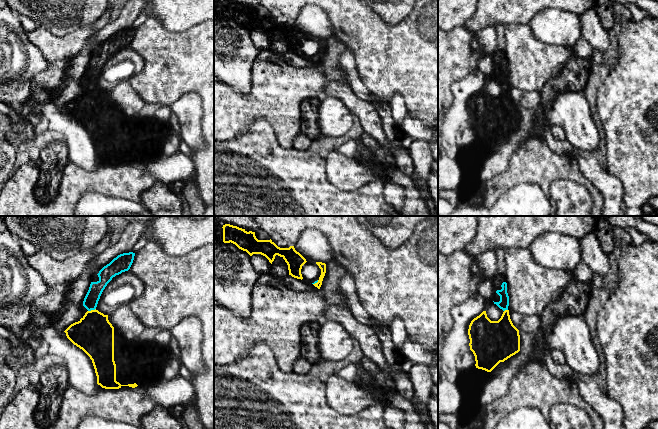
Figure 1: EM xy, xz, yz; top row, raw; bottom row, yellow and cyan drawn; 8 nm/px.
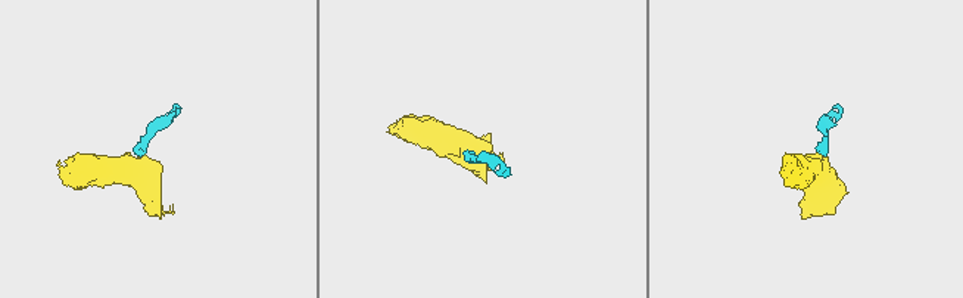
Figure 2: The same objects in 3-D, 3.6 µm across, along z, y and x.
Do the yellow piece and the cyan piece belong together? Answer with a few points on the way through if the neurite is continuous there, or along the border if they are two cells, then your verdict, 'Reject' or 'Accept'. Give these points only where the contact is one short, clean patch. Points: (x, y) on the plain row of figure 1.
Path across: xy (94, 110), (91, 86), (90, 78). Accept

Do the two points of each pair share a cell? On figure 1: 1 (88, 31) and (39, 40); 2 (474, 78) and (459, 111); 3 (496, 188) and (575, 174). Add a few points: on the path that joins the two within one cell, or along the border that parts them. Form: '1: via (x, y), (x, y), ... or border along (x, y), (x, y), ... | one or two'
1: via (76, 41), (51, 42) | one
2: via (468, 86), (462, 92), (460, 103) | one
3: via (516, 173), (519, 170), (555, 170) | one

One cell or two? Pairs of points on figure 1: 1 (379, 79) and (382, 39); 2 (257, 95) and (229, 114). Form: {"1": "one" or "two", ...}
{"1": "one", "2": "one"}

